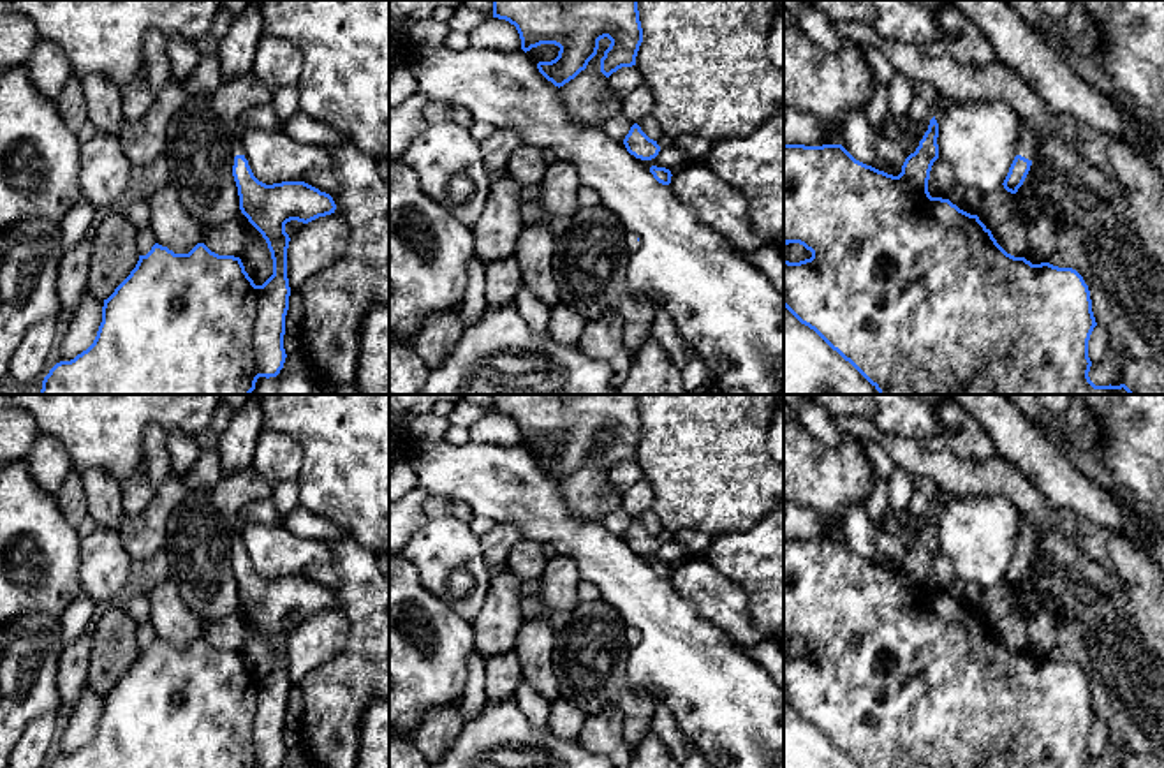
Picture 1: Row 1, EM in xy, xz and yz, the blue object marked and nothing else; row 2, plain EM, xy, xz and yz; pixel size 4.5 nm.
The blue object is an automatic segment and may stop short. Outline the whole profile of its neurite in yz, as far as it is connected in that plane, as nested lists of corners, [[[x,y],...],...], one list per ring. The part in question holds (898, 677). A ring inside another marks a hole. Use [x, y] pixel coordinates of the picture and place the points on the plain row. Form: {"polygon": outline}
{"polygon": [[[930,514],[919,541],[910,548],[898,571],[856,555],[842,539],[785,539],[784,537],[784,638],[799,638],[812,646],[810,654],[789,657],[784,654],[784,701],[805,720],[814,724],[833,745],[859,768],[1088,768],[1088,735],[1097,720],[1088,680],[1072,662],[1050,657],[1032,659],[1025,652],[1007,648],[979,615],[949,594],[932,592],[928,574],[939,553],[939,518]]]}

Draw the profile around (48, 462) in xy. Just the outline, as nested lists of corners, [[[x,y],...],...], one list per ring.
[[[39,432],[25,463],[33,481],[49,495],[55,495],[72,472],[70,458],[62,442],[44,432]]]

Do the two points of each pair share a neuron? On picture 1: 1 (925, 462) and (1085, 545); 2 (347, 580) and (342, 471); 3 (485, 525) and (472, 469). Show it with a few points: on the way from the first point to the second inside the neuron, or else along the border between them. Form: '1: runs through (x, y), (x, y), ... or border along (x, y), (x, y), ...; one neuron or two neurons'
1: runs through (965, 478), (1006, 480), (1045, 518); one neuron
2: border along (349, 534), (370, 552); two neurons
3: border along (474, 515), (492, 518), (497, 524); two neurons

